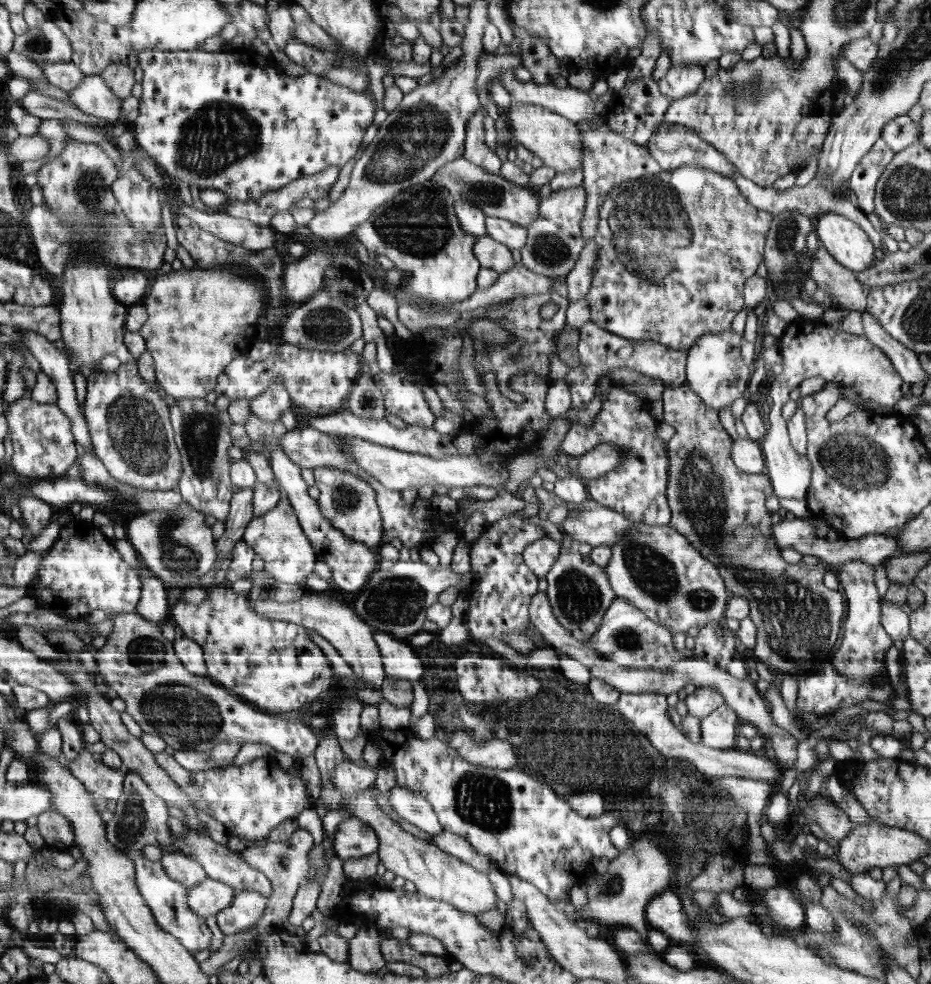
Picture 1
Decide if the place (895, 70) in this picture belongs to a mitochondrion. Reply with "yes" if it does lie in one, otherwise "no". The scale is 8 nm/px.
yes

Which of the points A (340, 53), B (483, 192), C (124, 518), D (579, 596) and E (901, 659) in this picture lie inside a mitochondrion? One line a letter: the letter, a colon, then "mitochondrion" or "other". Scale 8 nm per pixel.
A: other
B: mitochondrion
C: other
D: mitochondrion
E: other

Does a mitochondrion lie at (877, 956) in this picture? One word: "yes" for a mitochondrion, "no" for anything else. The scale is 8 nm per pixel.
yes

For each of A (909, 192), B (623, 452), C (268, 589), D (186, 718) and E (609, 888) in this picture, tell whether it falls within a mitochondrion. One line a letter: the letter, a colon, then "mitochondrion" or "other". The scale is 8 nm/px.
A: mitochondrion
B: other
C: mitochondrion
D: mitochondrion
E: mitochondrion

